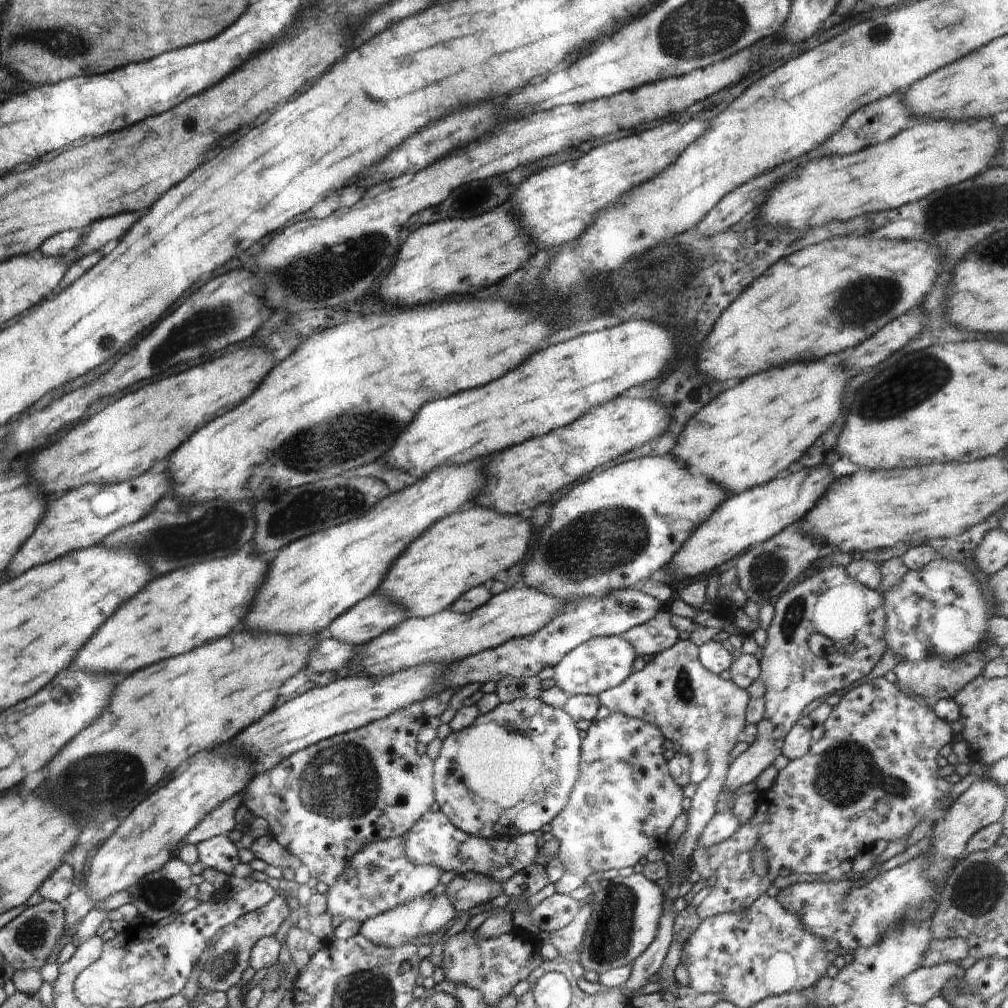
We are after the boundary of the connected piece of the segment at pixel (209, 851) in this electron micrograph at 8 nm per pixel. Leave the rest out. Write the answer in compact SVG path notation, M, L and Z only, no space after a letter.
M226 835L204 840L195 848L199 861L204 866L224 872L228 876L232 875L232 870L240 863L237 844Z

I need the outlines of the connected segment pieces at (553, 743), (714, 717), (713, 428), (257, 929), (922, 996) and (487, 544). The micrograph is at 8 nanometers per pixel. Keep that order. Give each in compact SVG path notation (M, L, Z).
M525 697L500 703L491 712L480 714L470 727L452 731L442 742L440 754L433 761L436 806L456 828L476 838L512 838L536 833L568 806L579 772L580 750L579 730L563 708L550 706L540 698Z
M679 639L668 650L656 654L642 670L632 672L619 686L602 692L598 700L600 706L606 707L610 713L618 712L654 724L664 740L676 744L673 747L676 754L689 757L706 754L708 776L698 784L696 794L690 798L690 810L686 812L688 826L671 851L672 863L667 864L667 877L672 881L678 866L690 862L704 828L717 814L716 804L726 780L730 754L745 728L748 692L738 688L732 680L724 680L706 670L699 660L699 647L689 640Z
M812 360L812 364L788 364L750 376L738 386L718 394L696 412L678 436L670 456L683 466L688 466L692 474L716 482L732 496L743 494L754 486L767 484L787 473L788 468L801 458L800 454L804 454L818 436L826 434L826 430L840 414L840 396L844 388L844 368L838 364L828 364L826 360Z
M278 891L268 904L262 906L262 909L254 910L241 918L238 918L232 924L224 927L221 936L217 936L214 946L204 958L204 967L202 972L202 990L215 990L226 993L241 981L242 974L249 967L250 954L253 947L262 939L268 936L275 936L279 927L290 916L292 911L286 906L286 895Z
M958 961L932 967L919 967L908 976L898 980L898 988L906 1002L923 1006L934 996L941 996L940 990L946 986L946 980L957 976Z
M474 504L464 512L452 513L434 522L424 534L414 540L388 570L377 592L388 596L392 602L400 602L410 617L426 617L449 608L462 594L472 588L489 585L500 571L508 571L516 565L528 551L528 541L535 527L530 519L522 519L516 514L501 514L496 510Z

